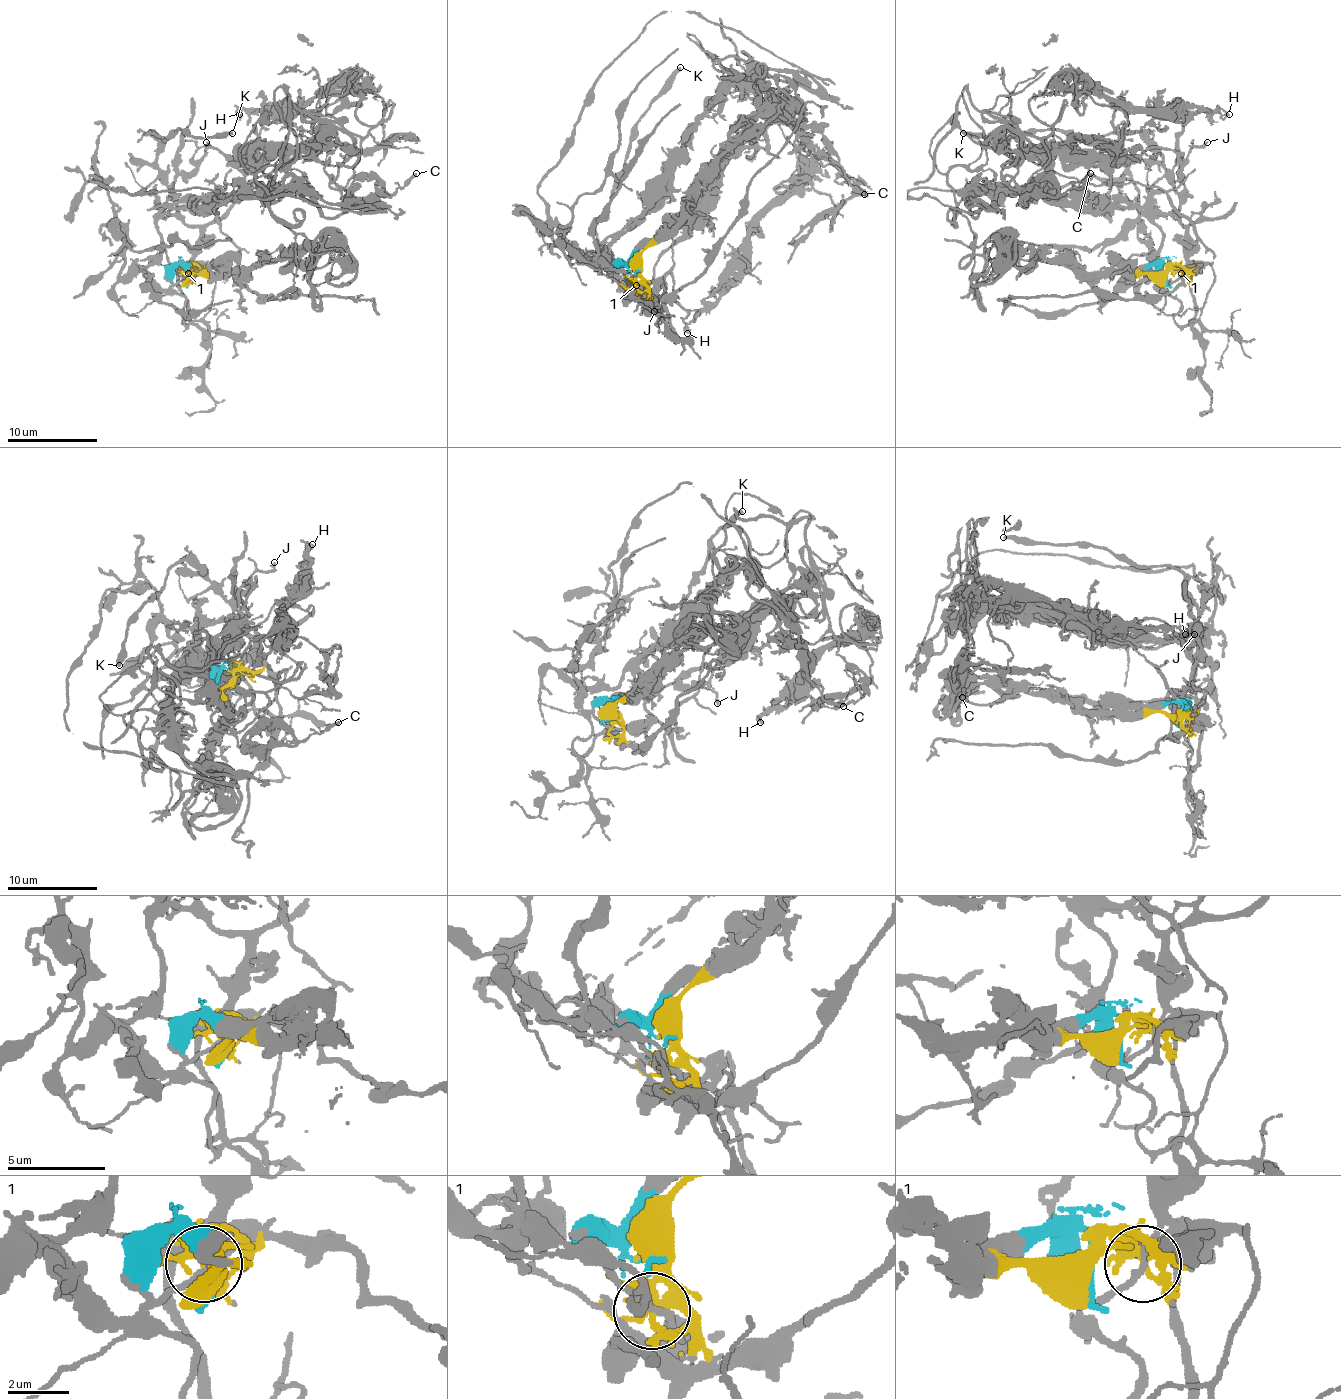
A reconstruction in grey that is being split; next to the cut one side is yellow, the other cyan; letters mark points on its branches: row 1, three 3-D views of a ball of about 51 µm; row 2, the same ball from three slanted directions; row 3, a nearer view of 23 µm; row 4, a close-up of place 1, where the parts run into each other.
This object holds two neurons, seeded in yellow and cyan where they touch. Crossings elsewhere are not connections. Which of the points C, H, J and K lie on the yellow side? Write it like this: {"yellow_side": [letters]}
{"yellow_side": ["C", "H"]}

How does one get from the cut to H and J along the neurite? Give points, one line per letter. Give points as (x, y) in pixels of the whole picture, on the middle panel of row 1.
H: (638, 271), (759, 114), (757, 78), (714, 67), (817, 156), (804, 134), (806, 174), (687, 333)
J: (638, 271), (618, 266), (647, 291), (634, 284), (622, 288), (643, 286), (640, 291), (656, 300), (654, 311)

